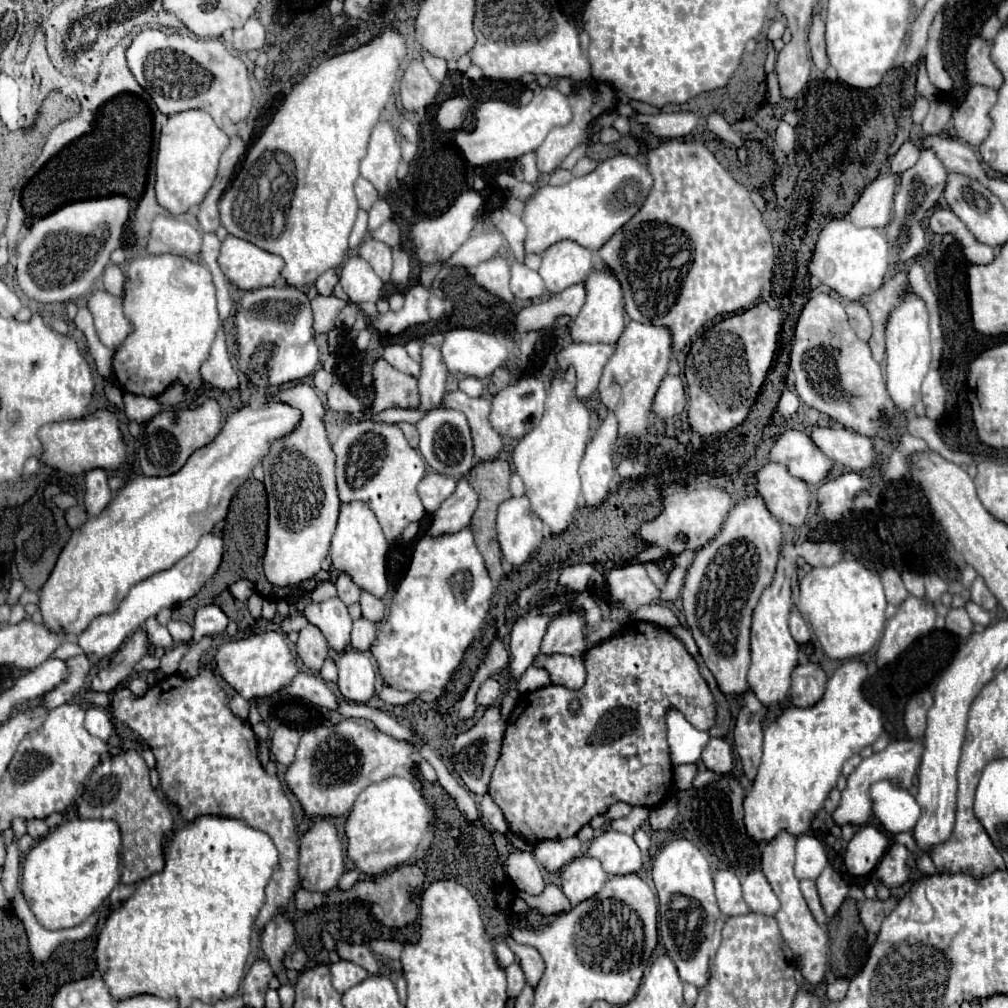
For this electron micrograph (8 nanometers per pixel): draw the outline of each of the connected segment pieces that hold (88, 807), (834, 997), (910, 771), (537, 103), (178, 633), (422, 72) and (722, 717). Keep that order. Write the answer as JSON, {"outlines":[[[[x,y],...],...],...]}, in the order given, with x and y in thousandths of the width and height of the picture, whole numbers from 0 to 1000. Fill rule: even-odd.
{"outlines":[[[[126,743],[118,749],[104,751],[90,773],[84,777],[78,809],[86,813],[116,813],[120,816],[120,828],[124,828],[122,844],[122,876],[136,876],[150,870],[164,860],[164,832],[172,824],[172,809],[168,799],[150,781],[148,763],[134,743]]],[[[830,971],[830,973],[822,975],[820,977],[820,991],[822,993],[834,993],[840,985],[840,977],[842,977],[840,971]]],[[[896,733],[896,735],[886,735],[882,737],[876,745],[866,747],[864,751],[856,753],[852,757],[852,761],[840,771],[840,781],[838,785],[834,785],[834,797],[832,801],[824,807],[826,814],[836,820],[836,818],[858,818],[864,809],[866,809],[866,793],[864,793],[864,779],[870,775],[884,775],[890,781],[902,783],[906,777],[906,769],[914,757],[914,747],[916,747],[916,739],[906,735],[906,733]]],[[[541,86],[523,104],[507,104],[493,98],[479,100],[471,108],[471,126],[467,130],[453,130],[451,142],[455,144],[455,148],[459,150],[461,158],[467,164],[511,160],[531,150],[549,126],[561,124],[564,120],[566,120],[566,106],[563,96],[551,90],[549,86]]],[[[168,616],[166,624],[172,626],[172,632],[188,632],[188,634],[191,632],[191,622],[180,616]]],[[[408,61],[398,76],[396,96],[402,110],[416,110],[428,104],[436,92],[436,82],[426,74],[418,61]]],[[[697,668],[697,672],[703,678],[703,684],[705,684],[709,695],[711,695],[711,717],[703,725],[703,729],[707,729],[707,731],[719,731],[721,725],[723,725],[723,719],[725,719],[725,703],[723,703],[723,697],[719,693],[719,689],[715,688],[715,684],[711,682],[707,670],[705,668]]]]}

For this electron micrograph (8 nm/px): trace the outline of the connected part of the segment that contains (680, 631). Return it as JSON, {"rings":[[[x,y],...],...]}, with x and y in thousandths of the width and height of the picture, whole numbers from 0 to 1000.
{"rings":[[[672,620],[672,622],[668,622],[666,624],[666,628],[680,640],[680,644],[688,650],[688,652],[691,652],[693,650],[693,644],[691,644],[691,640],[689,640],[689,634],[688,634],[688,630],[684,628],[684,624],[682,622],[678,622],[678,620]]]}

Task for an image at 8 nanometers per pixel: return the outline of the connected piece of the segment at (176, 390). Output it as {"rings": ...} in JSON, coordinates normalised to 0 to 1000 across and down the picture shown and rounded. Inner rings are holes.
{"rings":[[[174,380],[166,385],[164,389],[156,393],[154,396],[160,400],[161,404],[174,404],[180,399],[180,395],[184,394],[184,384],[180,380]]]}

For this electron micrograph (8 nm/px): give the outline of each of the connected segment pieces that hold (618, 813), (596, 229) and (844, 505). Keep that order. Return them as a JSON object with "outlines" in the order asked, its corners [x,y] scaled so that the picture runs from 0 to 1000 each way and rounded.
{"outlines":[[[[608,797],[608,799],[604,801],[604,805],[600,807],[600,811],[602,811],[604,814],[610,814],[610,813],[622,811],[624,807],[626,807],[626,799],[622,799],[622,797]]],[[[610,154],[592,164],[584,174],[570,176],[561,184],[535,186],[523,199],[519,207],[519,221],[523,225],[521,249],[539,253],[549,241],[559,237],[570,239],[576,245],[594,249],[610,229],[614,229],[638,203],[638,193],[644,193],[648,178],[638,164],[624,154]]],[[[838,469],[834,473],[822,475],[813,483],[813,505],[822,517],[834,517],[844,509],[848,491],[860,487],[862,483],[864,477],[850,469]]]]}

